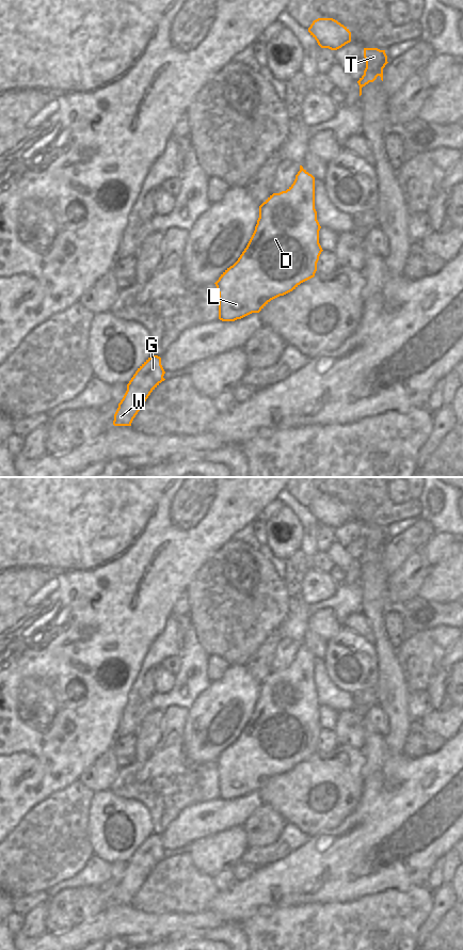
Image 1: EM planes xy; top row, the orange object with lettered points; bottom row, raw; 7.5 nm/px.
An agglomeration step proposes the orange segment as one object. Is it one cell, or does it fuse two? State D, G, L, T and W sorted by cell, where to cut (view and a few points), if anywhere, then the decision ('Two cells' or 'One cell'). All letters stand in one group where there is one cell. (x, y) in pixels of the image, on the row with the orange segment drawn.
Groups: D G L T W. No split. One cell.

